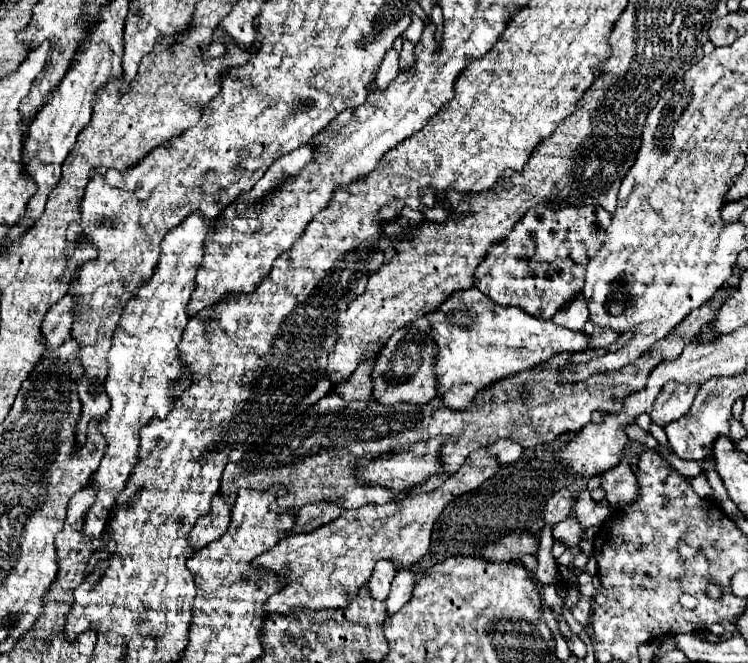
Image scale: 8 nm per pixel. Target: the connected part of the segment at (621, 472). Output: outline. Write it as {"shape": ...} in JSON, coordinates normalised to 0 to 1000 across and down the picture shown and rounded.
{"shape":[[[833,695],[820,709],[809,712],[803,718],[803,733],[809,736],[809,754],[820,766],[838,766],[844,757],[852,754],[854,732],[849,713],[844,709],[838,713],[838,698]]]}

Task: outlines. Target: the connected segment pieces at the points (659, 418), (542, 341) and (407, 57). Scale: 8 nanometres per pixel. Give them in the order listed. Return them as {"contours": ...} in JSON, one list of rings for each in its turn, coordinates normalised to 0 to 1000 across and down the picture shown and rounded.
{"contours":[[[[892,576],[886,582],[881,600],[876,603],[876,612],[870,618],[870,633],[881,643],[894,640],[897,633],[910,630],[924,615],[924,606],[937,582],[918,582],[905,576]]],[[[632,431],[614,437],[614,443],[603,443],[603,449],[598,449],[598,456],[587,465],[587,474],[582,468],[571,480],[587,522],[587,543],[582,552],[587,597],[606,618],[624,618],[624,612],[632,612],[635,597],[646,585],[697,558],[713,555],[715,549],[731,546],[747,531],[785,528],[790,513],[782,501],[742,492],[739,483],[726,486],[721,480],[710,480],[710,474],[694,468],[691,462],[662,462],[656,449]]],[[[539,63],[533,97],[536,97],[536,106],[547,106],[549,100],[555,100],[555,66],[552,63]]]]}

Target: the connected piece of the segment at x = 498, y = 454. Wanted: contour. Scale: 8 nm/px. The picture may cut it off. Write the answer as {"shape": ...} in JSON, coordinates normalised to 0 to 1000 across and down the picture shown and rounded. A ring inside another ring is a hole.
{"shape":[[[668,662],[651,674],[651,682],[667,694],[667,700],[686,700],[697,691],[699,673],[682,662]]]}

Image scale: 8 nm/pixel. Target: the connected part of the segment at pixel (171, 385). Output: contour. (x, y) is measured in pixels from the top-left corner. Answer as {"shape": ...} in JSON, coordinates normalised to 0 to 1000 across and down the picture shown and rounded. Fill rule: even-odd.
{"shape":[[[261,320],[226,347],[215,365],[215,389],[202,422],[191,428],[183,446],[170,459],[162,477],[162,492],[154,498],[151,522],[143,537],[146,567],[140,576],[148,618],[140,633],[132,637],[132,652],[140,658],[146,673],[124,718],[124,730],[132,742],[127,760],[114,775],[111,805],[116,811],[132,811],[138,805],[146,769],[186,700],[186,649],[207,630],[221,630],[229,618],[229,606],[255,582],[255,564],[245,561],[237,519],[253,480],[250,462],[261,437],[261,416],[271,389],[271,365],[295,338],[298,320],[290,329],[274,329]]]}

